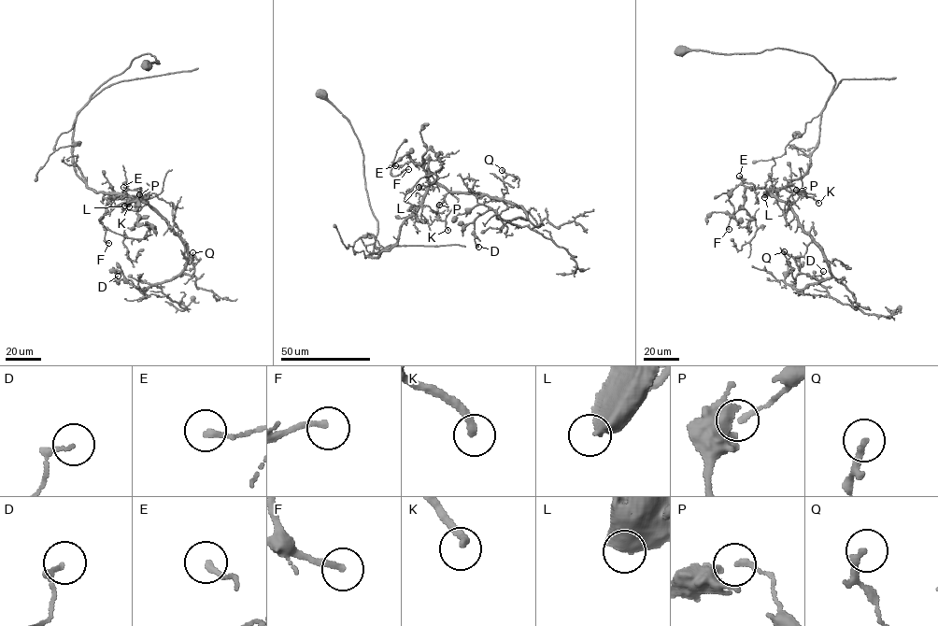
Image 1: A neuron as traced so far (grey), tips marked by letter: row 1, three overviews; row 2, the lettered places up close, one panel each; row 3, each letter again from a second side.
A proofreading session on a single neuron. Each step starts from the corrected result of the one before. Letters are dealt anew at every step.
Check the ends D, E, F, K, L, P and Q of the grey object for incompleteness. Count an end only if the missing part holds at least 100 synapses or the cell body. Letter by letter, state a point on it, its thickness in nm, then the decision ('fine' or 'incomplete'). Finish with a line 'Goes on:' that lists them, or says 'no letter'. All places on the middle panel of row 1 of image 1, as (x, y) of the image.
D: (478, 247) | 90 nm | fine
E: (395, 165) | 200 nm | fine
F: (408, 169) | 200 nm | fine
K: (447, 230) | 280 nm | fine
L: (419, 187) | 550 nm | fine
P: (439, 205) | 170 nm | fine
Q: (502, 170) | 220 nm | fine
Goes on: no letter

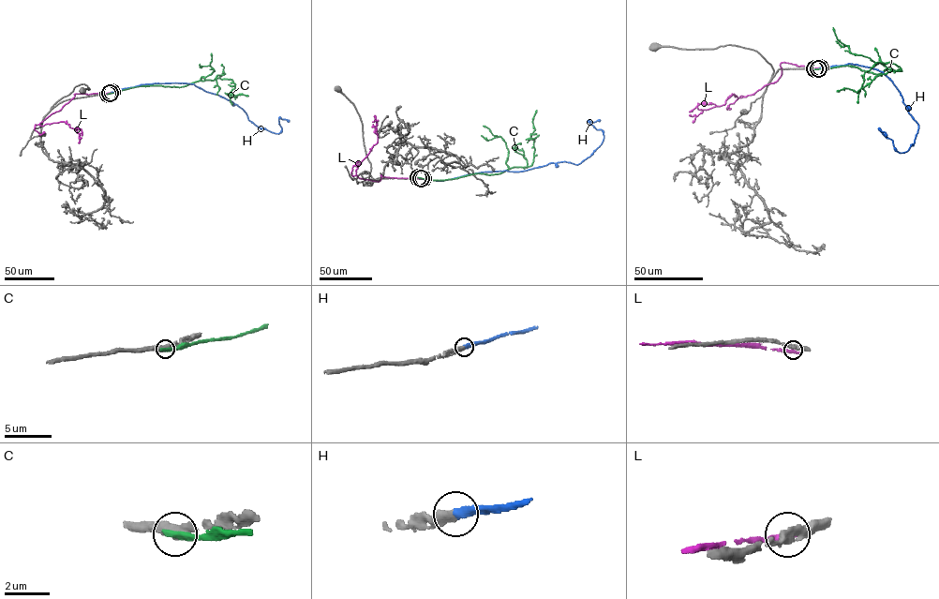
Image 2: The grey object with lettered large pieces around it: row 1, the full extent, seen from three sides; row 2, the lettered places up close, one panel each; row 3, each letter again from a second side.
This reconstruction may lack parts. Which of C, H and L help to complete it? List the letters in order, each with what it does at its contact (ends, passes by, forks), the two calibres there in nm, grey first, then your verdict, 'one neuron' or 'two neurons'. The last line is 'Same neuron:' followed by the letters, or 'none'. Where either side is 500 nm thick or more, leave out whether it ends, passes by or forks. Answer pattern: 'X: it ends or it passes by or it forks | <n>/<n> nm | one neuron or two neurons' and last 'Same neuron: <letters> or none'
C: 500/340 nm | two neurons
H: it ends | 360/340 nm | one neuron
L: it ends | 360/320 nm | two neurons
Same neuron: H

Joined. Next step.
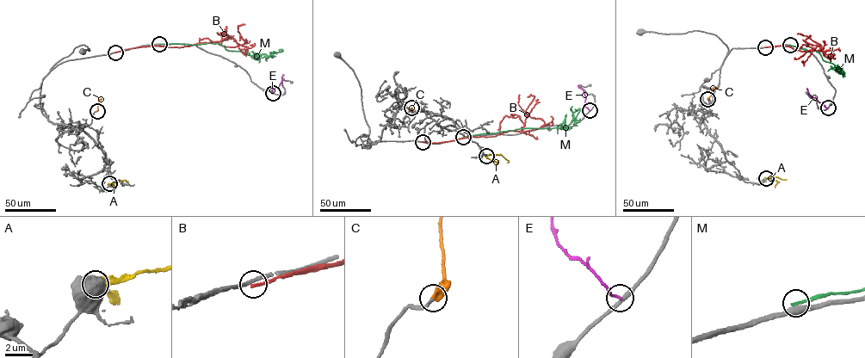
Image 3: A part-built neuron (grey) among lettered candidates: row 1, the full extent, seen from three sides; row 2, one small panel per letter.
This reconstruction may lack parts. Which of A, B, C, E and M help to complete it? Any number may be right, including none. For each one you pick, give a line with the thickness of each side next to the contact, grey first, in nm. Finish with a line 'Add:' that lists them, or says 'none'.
C: calibres 240 and 600 nm
Add: C

